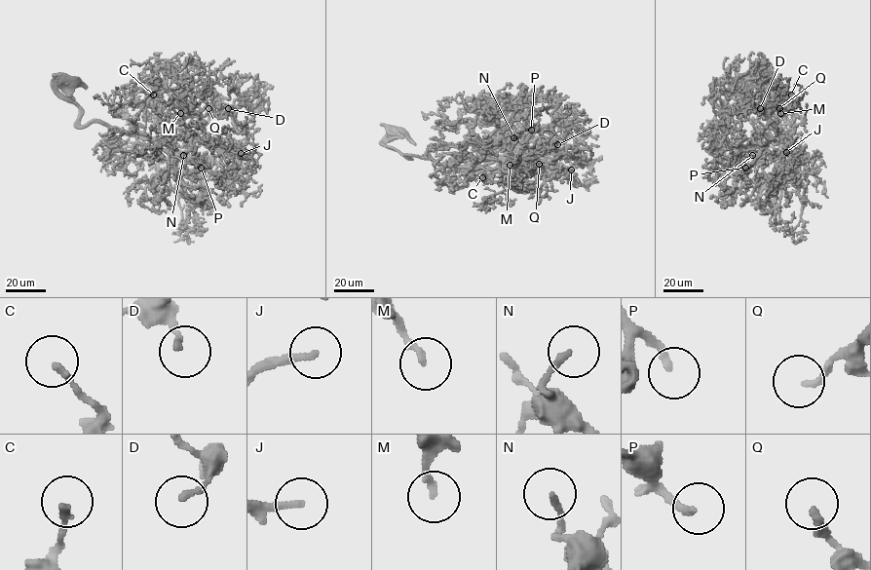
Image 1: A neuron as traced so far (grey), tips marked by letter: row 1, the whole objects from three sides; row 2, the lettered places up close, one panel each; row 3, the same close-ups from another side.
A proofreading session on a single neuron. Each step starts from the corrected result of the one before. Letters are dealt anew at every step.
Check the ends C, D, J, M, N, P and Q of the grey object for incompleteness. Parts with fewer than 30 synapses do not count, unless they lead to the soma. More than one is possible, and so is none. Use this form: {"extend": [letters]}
{"extend": ["J", "P"]}

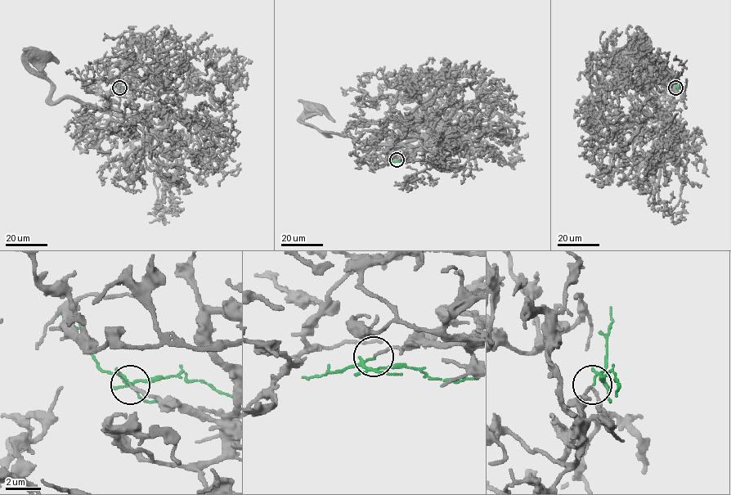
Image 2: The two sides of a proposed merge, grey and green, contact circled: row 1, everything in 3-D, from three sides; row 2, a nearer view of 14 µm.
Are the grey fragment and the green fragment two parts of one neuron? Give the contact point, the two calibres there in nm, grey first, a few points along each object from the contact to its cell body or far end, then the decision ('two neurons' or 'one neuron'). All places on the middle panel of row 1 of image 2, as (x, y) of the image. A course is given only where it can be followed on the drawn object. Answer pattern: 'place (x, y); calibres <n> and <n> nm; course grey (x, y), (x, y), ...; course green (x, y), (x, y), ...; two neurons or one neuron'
place (396, 159); calibres 150 and 60 nm; course grey (396, 159), (408, 158), (421, 139), (445, 126), (423, 148), (365, 144), (307, 125), (311, 109); course green (396, 159), (409, 162); two neurons

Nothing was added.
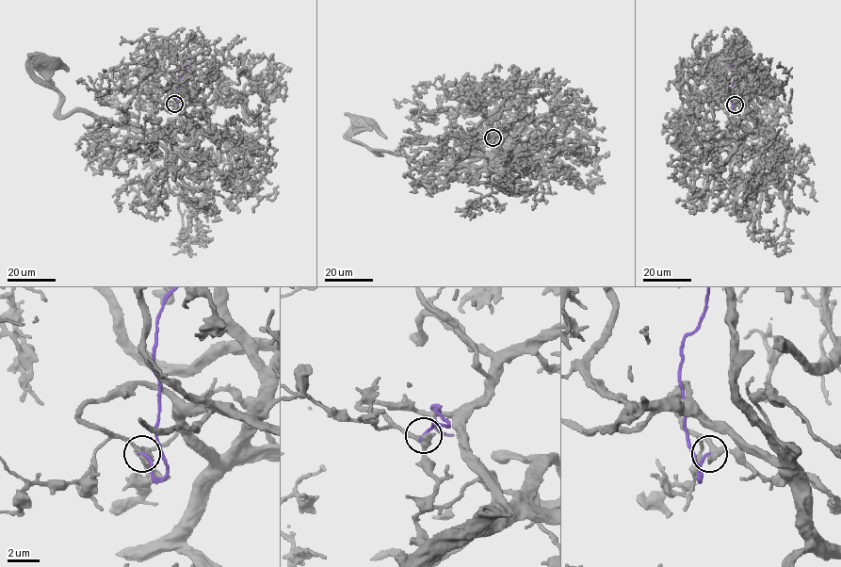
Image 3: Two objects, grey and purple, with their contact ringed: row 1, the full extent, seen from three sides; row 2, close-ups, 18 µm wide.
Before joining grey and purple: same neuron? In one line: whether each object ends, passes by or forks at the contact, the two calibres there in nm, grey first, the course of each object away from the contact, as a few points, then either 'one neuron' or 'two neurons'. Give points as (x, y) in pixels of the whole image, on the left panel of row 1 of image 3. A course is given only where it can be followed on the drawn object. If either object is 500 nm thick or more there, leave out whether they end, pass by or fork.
grey passes by; purple ends there; 380 nm thick on the grey side, 180 nm on the other; grey runs (174, 104), (165, 98), (185, 105), (167, 129), (61, 115), (60, 94), (33, 71), (42, 62); purple runs (174, 104), (177, 107), (177, 80), (189, 67), (182, 62); two neurons

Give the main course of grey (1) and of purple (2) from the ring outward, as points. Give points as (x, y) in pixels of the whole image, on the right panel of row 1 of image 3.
1: (735, 105), (731, 94), (766, 130), (751, 112), (746, 117), (749, 96), (728, 63), (719, 68), (718, 64)
2: (735, 105), (733, 107), (730, 90), (735, 72), (731, 62)

